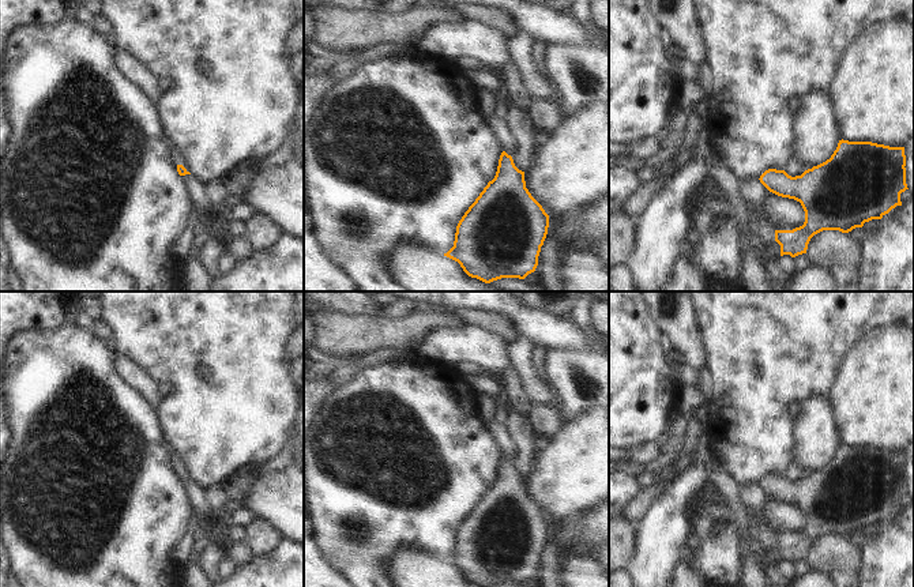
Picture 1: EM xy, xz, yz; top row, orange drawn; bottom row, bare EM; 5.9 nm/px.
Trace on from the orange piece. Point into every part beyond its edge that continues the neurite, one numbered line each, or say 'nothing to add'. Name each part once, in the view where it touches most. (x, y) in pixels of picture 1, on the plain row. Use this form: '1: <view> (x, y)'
1: xy (173, 462)
2: yz (773, 553)

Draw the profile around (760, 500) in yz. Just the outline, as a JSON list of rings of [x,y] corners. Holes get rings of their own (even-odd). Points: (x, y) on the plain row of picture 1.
[[[752,485],[751,488],[741,488],[741,498],[746,507],[755,511],[759,520],[757,538],[761,545],[768,549],[775,545],[775,534],[768,522],[763,518],[766,507],[770,504],[771,497],[760,488]]]

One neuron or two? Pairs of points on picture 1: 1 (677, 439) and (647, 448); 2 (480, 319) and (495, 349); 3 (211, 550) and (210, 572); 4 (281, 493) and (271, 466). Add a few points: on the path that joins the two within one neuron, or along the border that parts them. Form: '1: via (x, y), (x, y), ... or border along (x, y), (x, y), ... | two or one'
1: border along (664, 440), (661, 454), (642, 466) | two
2: border along (452, 326), (481, 326), (496, 332), (507, 345) | two
3: via (210, 556), (210, 567) | one
4: border along (289, 466), (264, 473), (260, 477) | two

